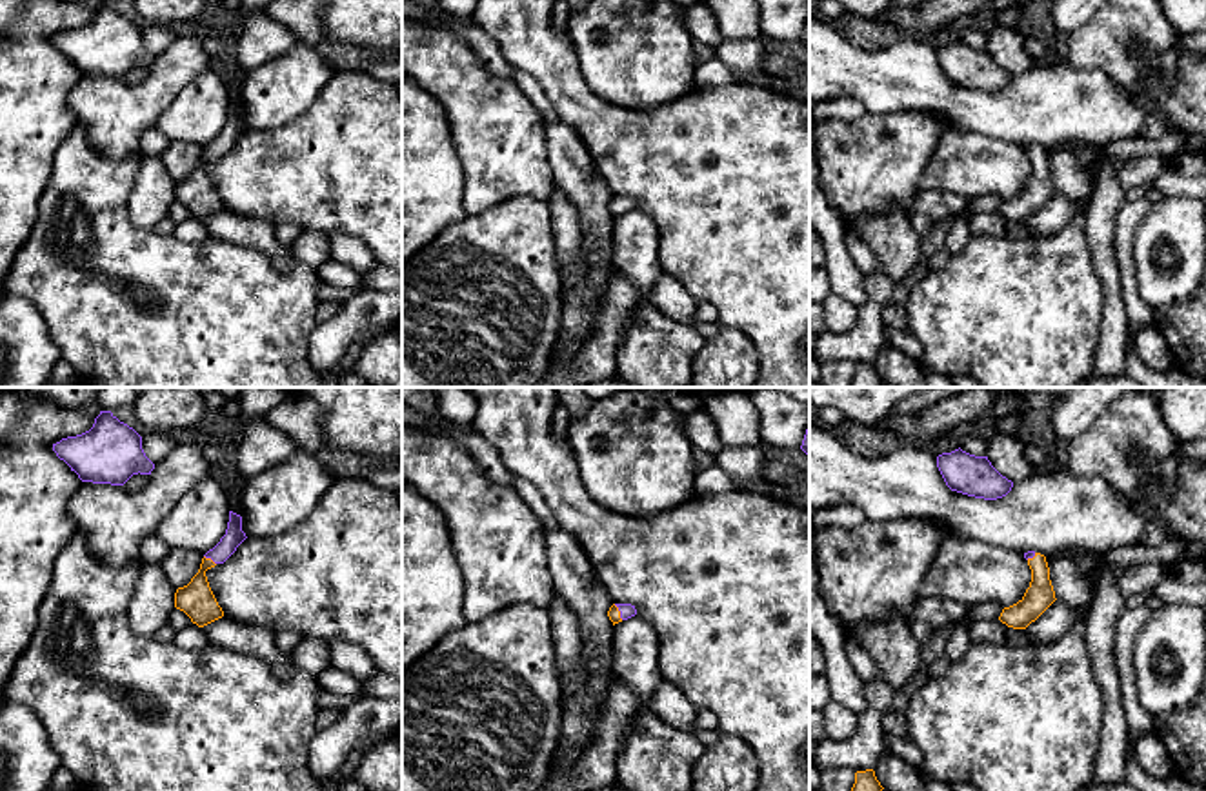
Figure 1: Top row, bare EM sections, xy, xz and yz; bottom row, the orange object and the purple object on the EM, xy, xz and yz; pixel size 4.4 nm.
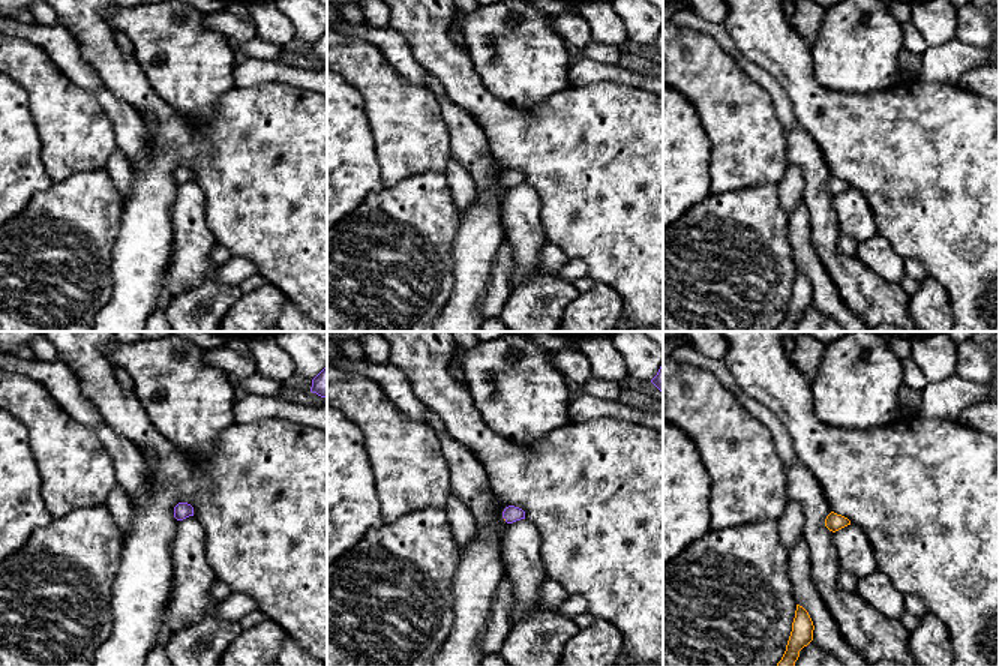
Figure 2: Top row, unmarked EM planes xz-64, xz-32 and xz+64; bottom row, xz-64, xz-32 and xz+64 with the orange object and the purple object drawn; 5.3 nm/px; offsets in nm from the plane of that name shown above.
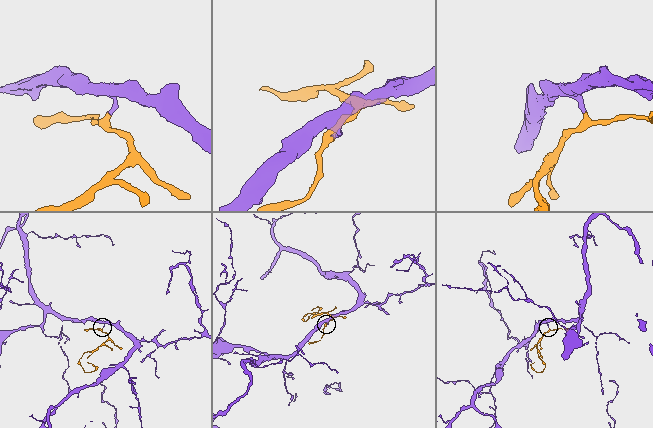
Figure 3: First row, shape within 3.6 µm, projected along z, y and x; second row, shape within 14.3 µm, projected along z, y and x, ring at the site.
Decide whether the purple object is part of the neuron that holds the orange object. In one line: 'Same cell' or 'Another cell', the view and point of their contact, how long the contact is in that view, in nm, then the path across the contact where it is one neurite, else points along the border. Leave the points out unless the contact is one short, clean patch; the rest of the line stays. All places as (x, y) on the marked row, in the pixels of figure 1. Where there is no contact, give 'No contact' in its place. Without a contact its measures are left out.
Same cell. Touches orange at xy (210, 559). Shared border 70 nm. Path across: xy (197, 600), (200, 571), (210, 559), (233, 537)

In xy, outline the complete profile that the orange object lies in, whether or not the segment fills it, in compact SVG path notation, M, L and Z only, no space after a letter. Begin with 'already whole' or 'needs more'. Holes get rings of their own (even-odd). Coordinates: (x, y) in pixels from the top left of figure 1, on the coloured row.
needs more; M229 511L226 535L204 555L200 569L191 582L176 589L175 607L184 611L198 627L224 616L224 611L209 587L206 571L216 564L224 564L246 538L247 536L242 531L242 516Z

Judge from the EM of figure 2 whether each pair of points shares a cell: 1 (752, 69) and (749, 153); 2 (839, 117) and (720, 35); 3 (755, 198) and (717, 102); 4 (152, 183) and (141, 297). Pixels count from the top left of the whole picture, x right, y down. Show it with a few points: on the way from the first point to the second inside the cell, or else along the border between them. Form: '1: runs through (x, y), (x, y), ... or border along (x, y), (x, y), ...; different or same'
1: border along (726, 53), (768, 95), (773, 105); different
2: border along (723, 23), (735, 47), (762, 68); different
3: border along (776, 182), (716, 194); different
4: runs through (147, 212), (141, 269); same

